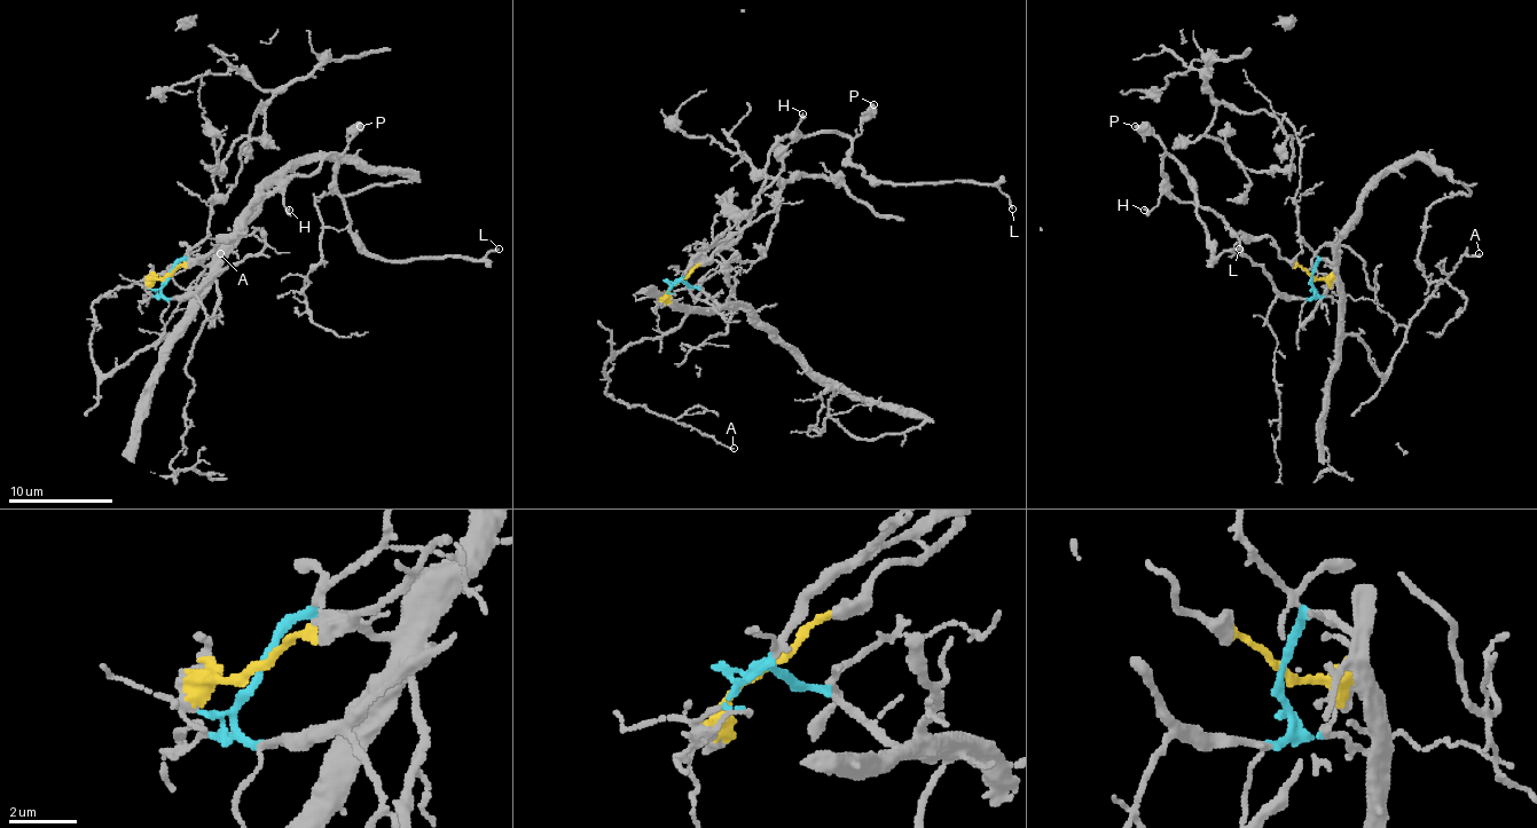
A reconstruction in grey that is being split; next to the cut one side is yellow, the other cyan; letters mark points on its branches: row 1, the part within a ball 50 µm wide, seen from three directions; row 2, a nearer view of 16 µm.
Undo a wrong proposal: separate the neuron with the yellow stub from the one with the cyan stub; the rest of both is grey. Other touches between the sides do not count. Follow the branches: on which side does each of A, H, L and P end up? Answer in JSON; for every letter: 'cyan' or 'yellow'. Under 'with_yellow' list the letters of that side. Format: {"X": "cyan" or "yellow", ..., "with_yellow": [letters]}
{"A": "cyan", "H": "yellow", "L": "yellow", "P": "yellow", "with_yellow": ["H", "L", "P"]}

